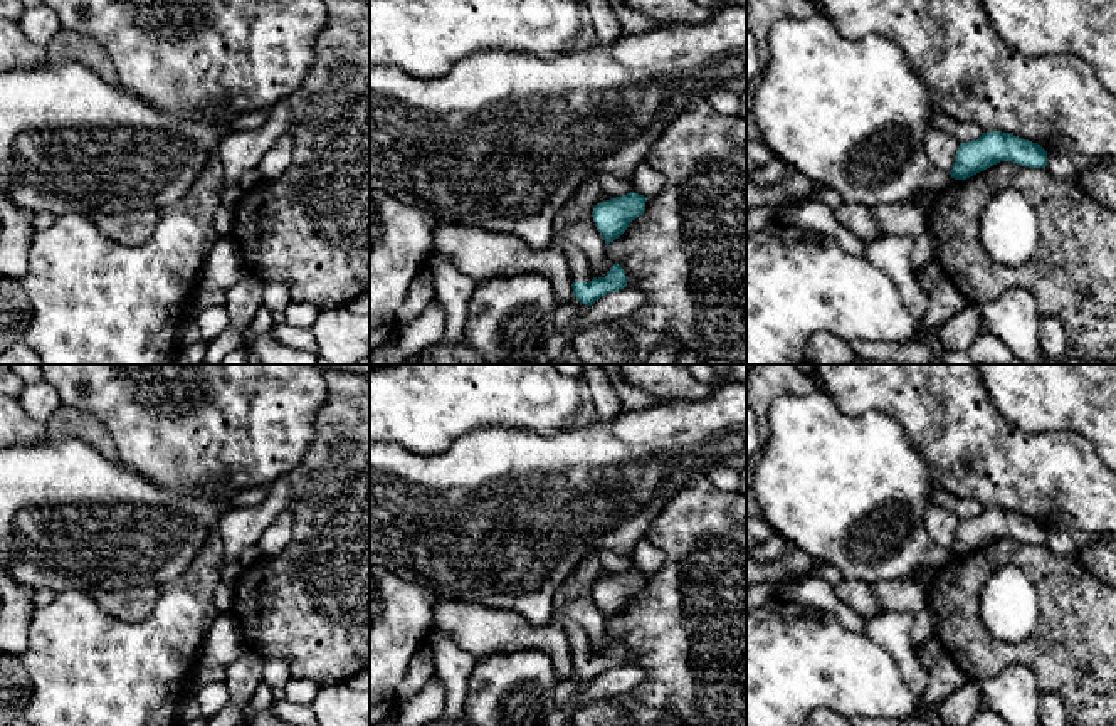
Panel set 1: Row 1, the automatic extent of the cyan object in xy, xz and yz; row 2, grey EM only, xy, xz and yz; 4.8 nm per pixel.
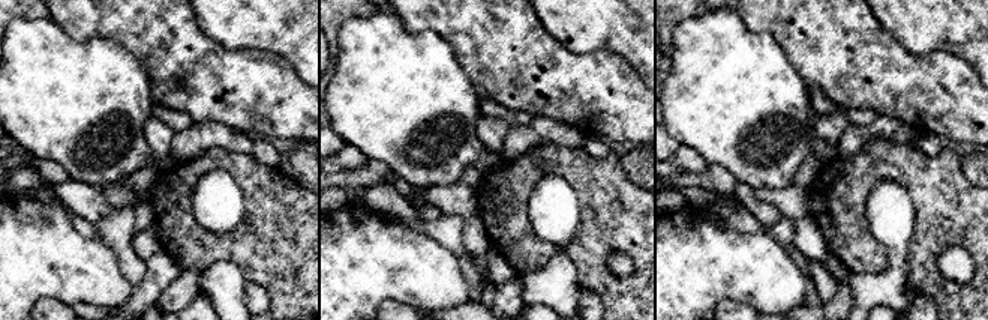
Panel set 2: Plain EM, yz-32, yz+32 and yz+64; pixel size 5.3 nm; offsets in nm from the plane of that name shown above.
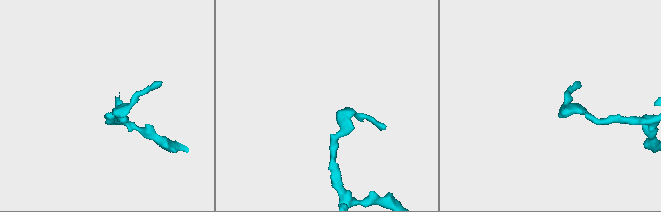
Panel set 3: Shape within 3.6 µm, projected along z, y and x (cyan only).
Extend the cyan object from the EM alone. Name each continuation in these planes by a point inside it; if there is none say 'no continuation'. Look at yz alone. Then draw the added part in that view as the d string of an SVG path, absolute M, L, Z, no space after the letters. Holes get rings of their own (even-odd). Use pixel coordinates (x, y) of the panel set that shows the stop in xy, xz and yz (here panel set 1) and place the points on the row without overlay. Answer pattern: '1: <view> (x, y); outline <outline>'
no continuation

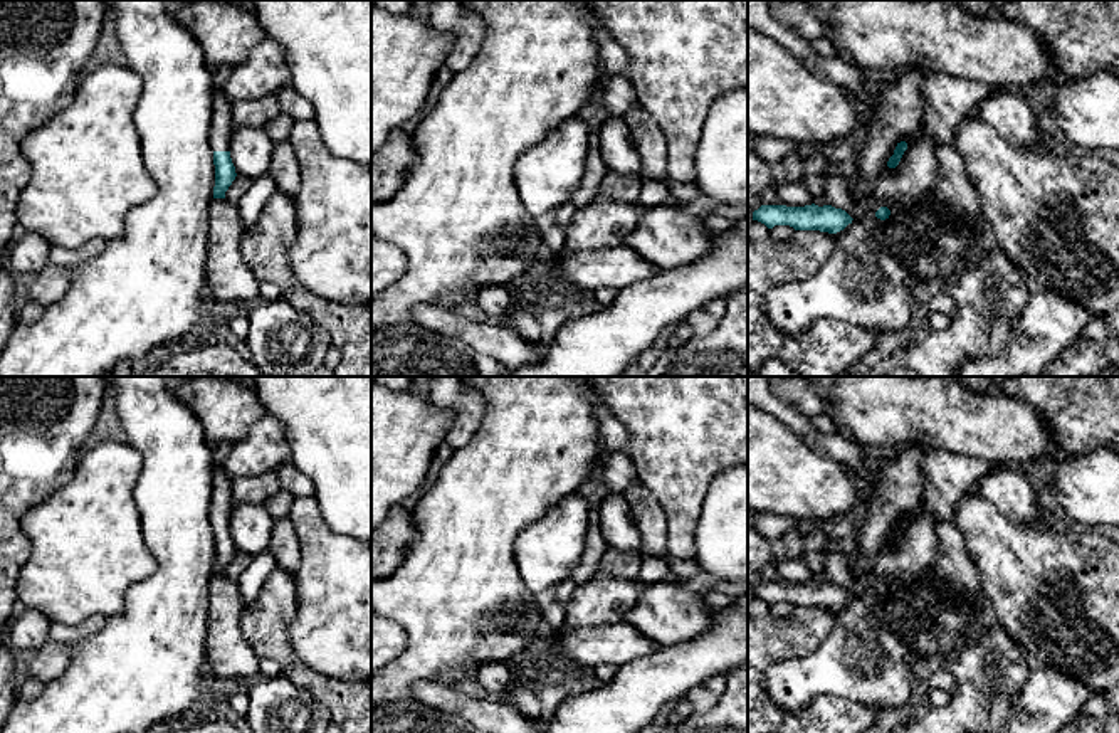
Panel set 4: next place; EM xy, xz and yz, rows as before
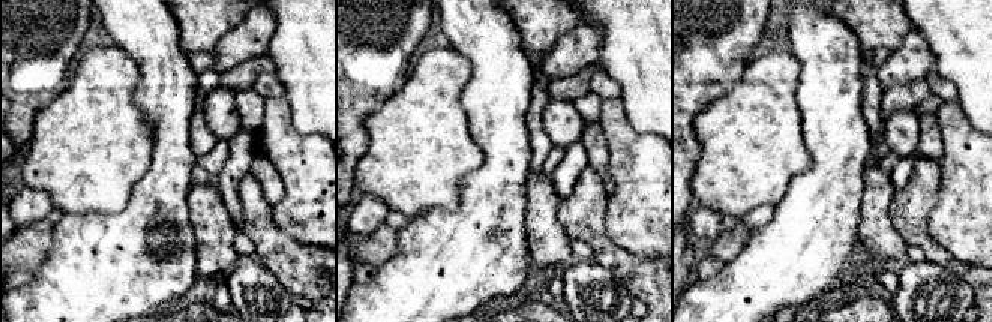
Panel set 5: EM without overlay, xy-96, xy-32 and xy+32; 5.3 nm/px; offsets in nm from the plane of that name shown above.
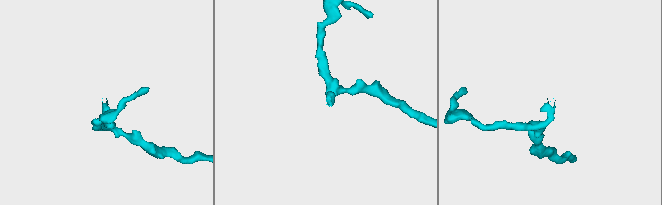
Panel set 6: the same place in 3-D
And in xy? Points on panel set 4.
1: xy (220, 503); outline M217 466L213 474L208 519L213 528L229 528L232 513L232 479Z

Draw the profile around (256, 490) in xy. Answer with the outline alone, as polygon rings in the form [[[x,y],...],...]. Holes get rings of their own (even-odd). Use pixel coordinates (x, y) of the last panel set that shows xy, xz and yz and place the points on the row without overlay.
[[[277,469],[259,476],[232,479],[232,506],[252,503],[264,504],[271,496],[282,489]]]

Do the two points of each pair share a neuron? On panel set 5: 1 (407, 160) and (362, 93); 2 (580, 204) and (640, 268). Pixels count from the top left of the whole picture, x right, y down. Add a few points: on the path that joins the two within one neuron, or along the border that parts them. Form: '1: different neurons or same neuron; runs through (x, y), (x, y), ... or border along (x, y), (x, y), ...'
1: different neurons; border along (401, 87), (365, 119), (368, 144)
2: same neuron; runs through (587, 223), (595, 235), (620, 261)

